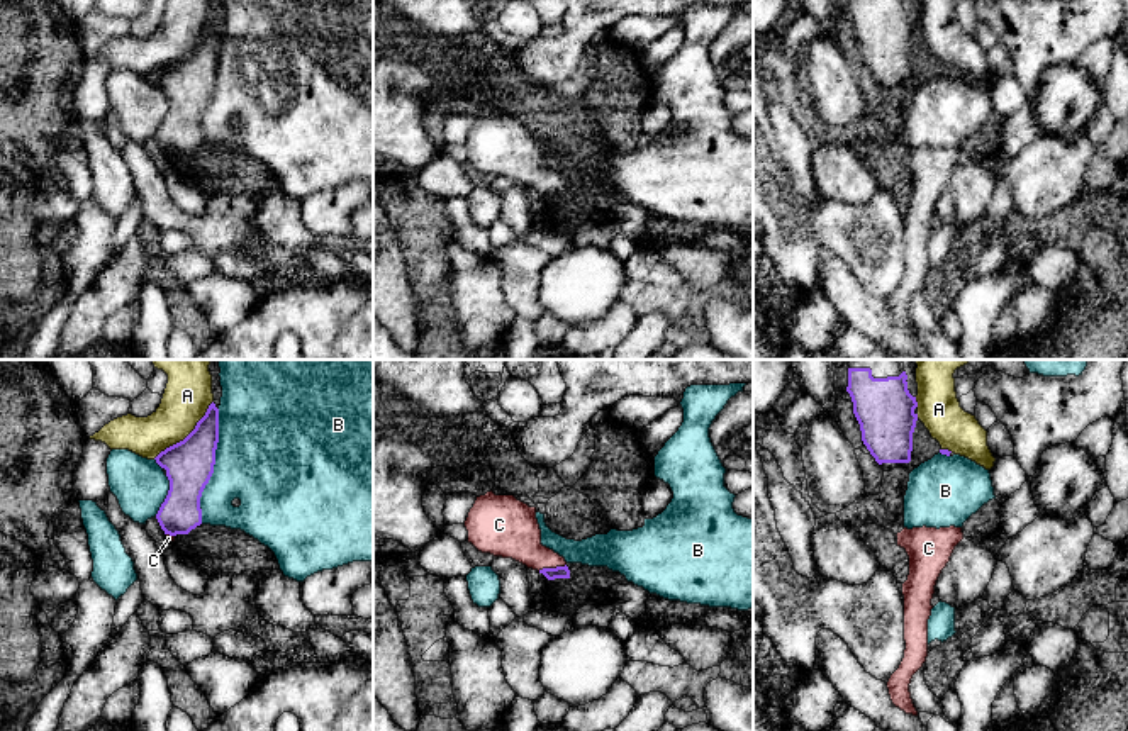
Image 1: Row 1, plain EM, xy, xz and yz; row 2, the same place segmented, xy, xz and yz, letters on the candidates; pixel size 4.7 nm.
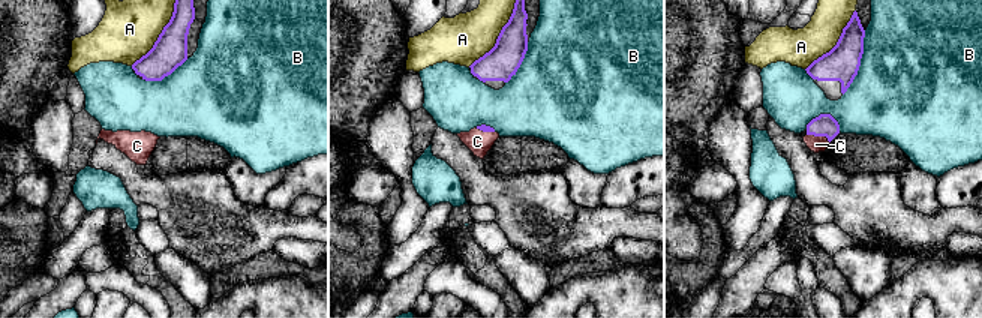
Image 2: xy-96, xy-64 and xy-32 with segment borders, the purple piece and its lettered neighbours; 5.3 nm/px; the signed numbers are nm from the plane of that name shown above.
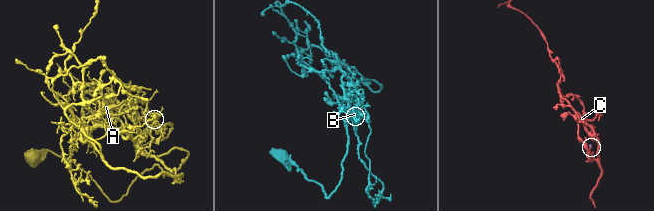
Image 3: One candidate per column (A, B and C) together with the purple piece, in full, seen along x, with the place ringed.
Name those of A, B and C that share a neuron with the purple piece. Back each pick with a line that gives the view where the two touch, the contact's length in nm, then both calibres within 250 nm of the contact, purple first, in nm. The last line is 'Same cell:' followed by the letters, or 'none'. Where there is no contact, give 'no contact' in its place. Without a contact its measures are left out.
C: meets purple in xz; contact 140 nm long; 60 nm thick on the purple side, 240 nm on the other
Same cell: C

